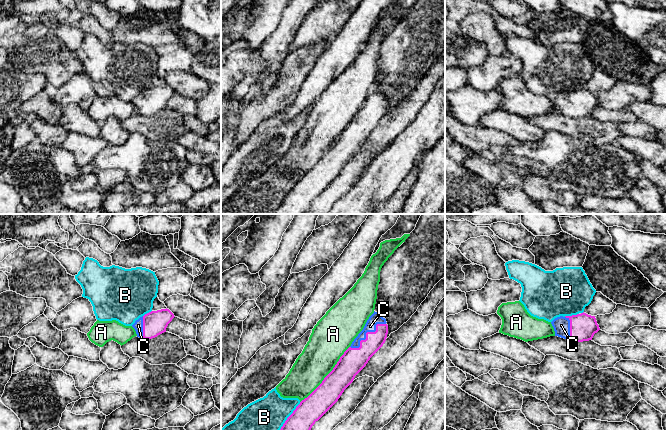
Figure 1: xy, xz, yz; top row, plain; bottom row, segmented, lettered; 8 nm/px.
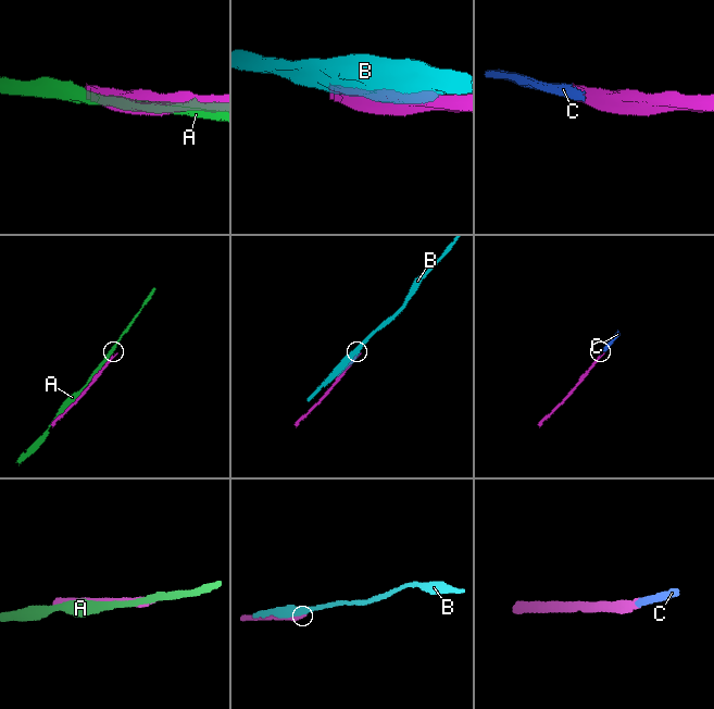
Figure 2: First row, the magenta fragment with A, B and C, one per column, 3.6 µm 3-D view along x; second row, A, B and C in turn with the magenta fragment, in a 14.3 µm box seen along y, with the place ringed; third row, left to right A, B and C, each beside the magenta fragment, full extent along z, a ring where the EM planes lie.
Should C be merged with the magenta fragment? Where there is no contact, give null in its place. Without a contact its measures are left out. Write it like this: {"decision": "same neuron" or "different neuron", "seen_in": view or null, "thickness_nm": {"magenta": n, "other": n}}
{"decision": "same neuron", "seen_in": "xz", "thickness_nm": {"magenta": 200, "other": 90}}

